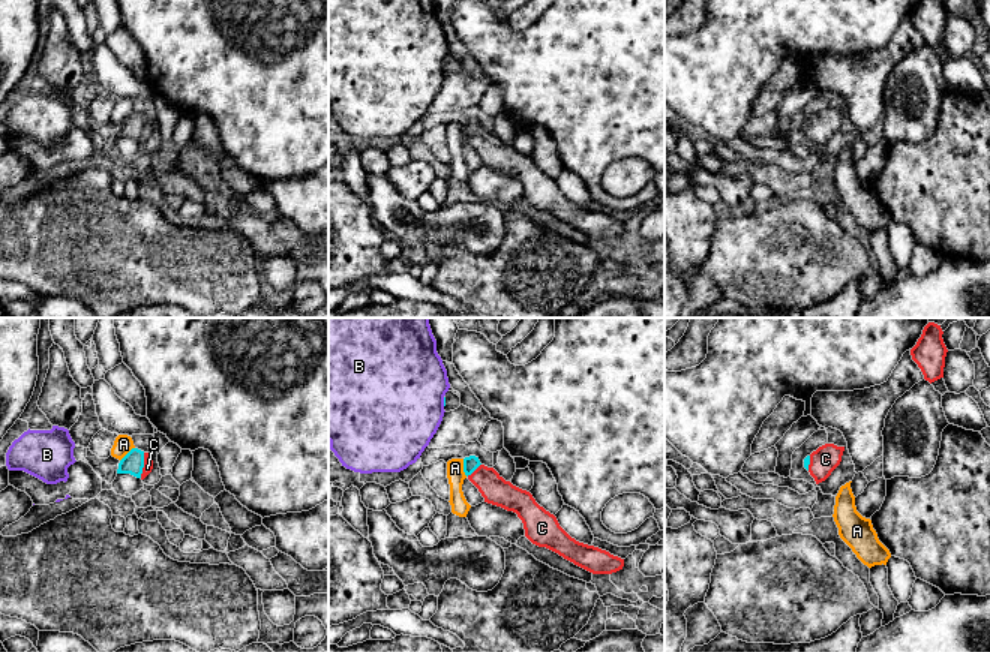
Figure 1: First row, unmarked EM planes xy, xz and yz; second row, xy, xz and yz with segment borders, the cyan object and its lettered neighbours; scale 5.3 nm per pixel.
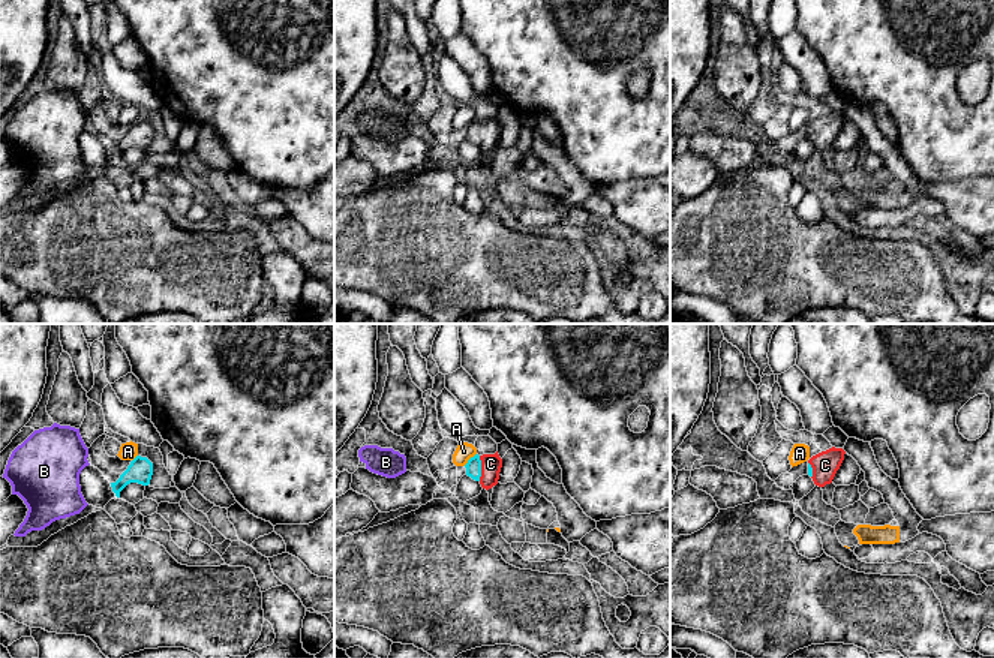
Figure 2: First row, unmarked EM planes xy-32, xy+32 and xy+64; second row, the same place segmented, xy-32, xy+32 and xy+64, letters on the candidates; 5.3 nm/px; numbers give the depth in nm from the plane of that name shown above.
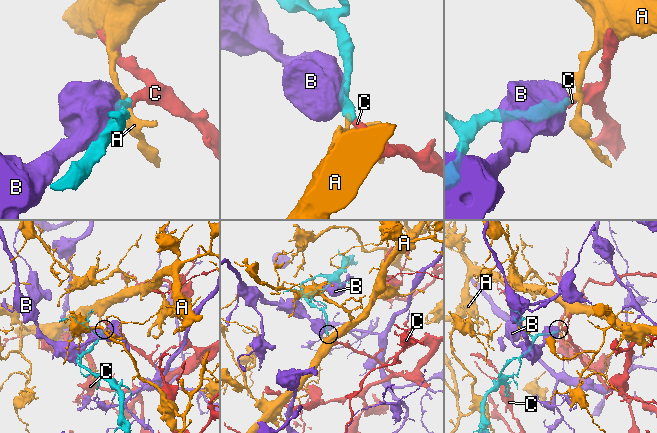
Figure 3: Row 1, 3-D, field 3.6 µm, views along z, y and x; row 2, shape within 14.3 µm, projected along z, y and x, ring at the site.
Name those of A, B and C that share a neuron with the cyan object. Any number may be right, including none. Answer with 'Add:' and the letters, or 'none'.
Add: C

